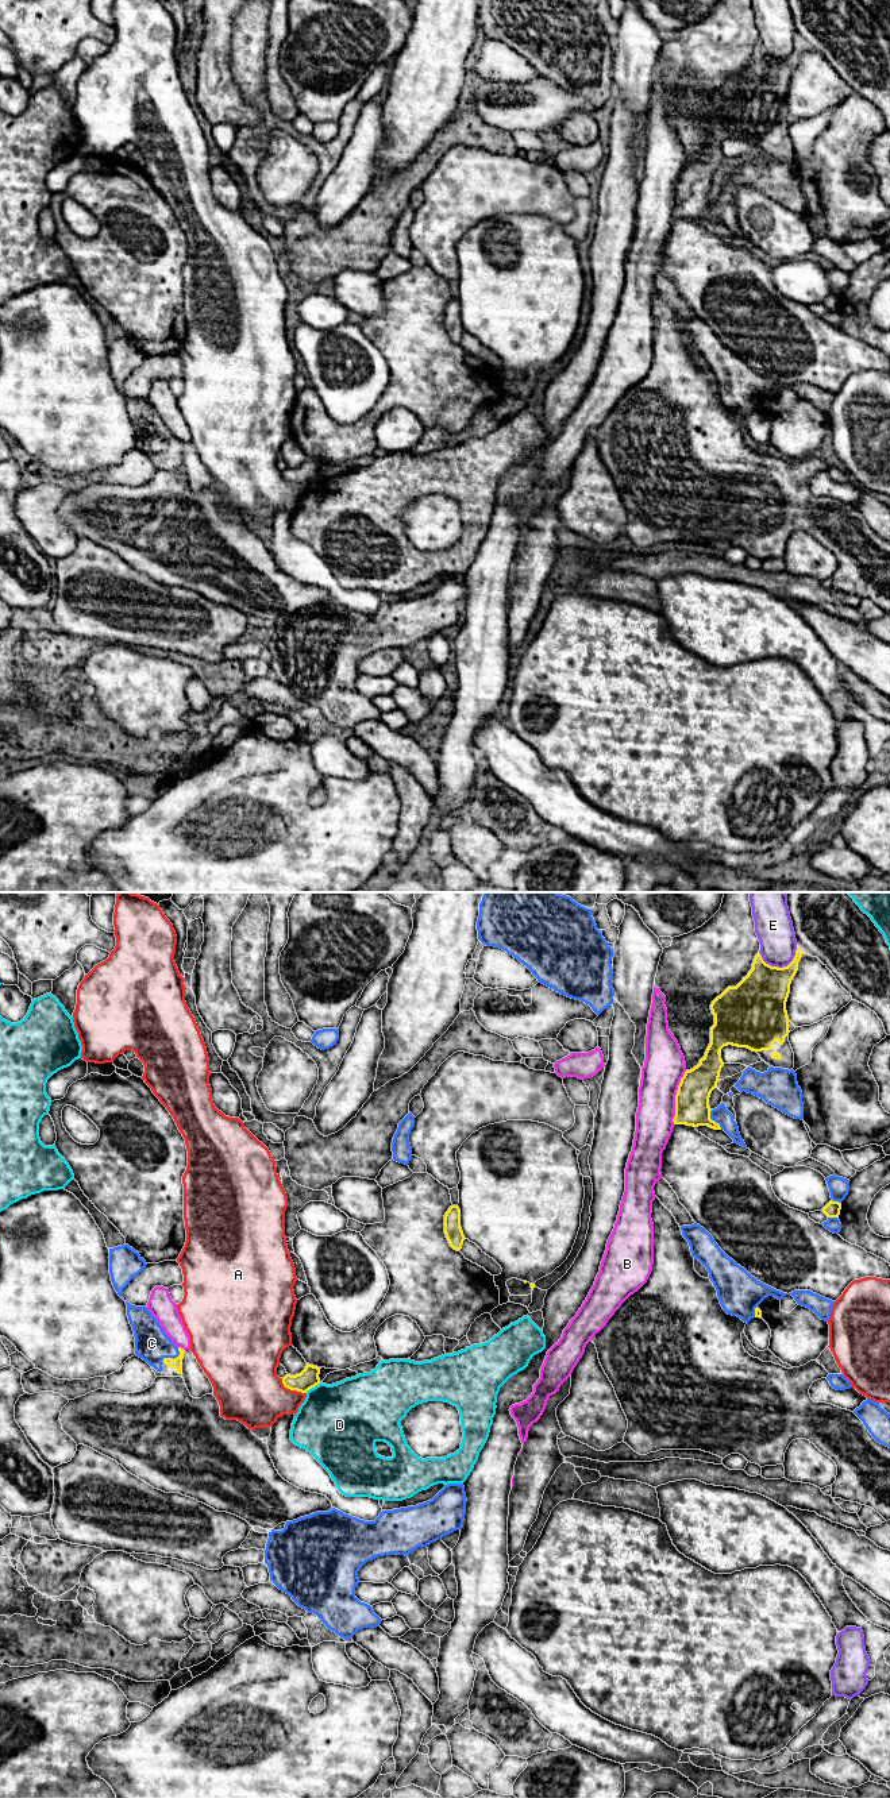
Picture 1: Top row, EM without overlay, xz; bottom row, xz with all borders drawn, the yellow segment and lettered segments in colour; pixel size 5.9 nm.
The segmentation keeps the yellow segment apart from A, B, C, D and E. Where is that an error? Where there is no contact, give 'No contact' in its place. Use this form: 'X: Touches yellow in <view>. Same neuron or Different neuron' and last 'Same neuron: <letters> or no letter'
A: Touches yellow in xz. Different neuron
B: Touches yellow in xz. Different neuron
C: Touches yellow in xz. Different neuron
D: Touches yellow in xz. Different neuron
E: Touches yellow in xz. Different neuron
Same neuron: no letter

